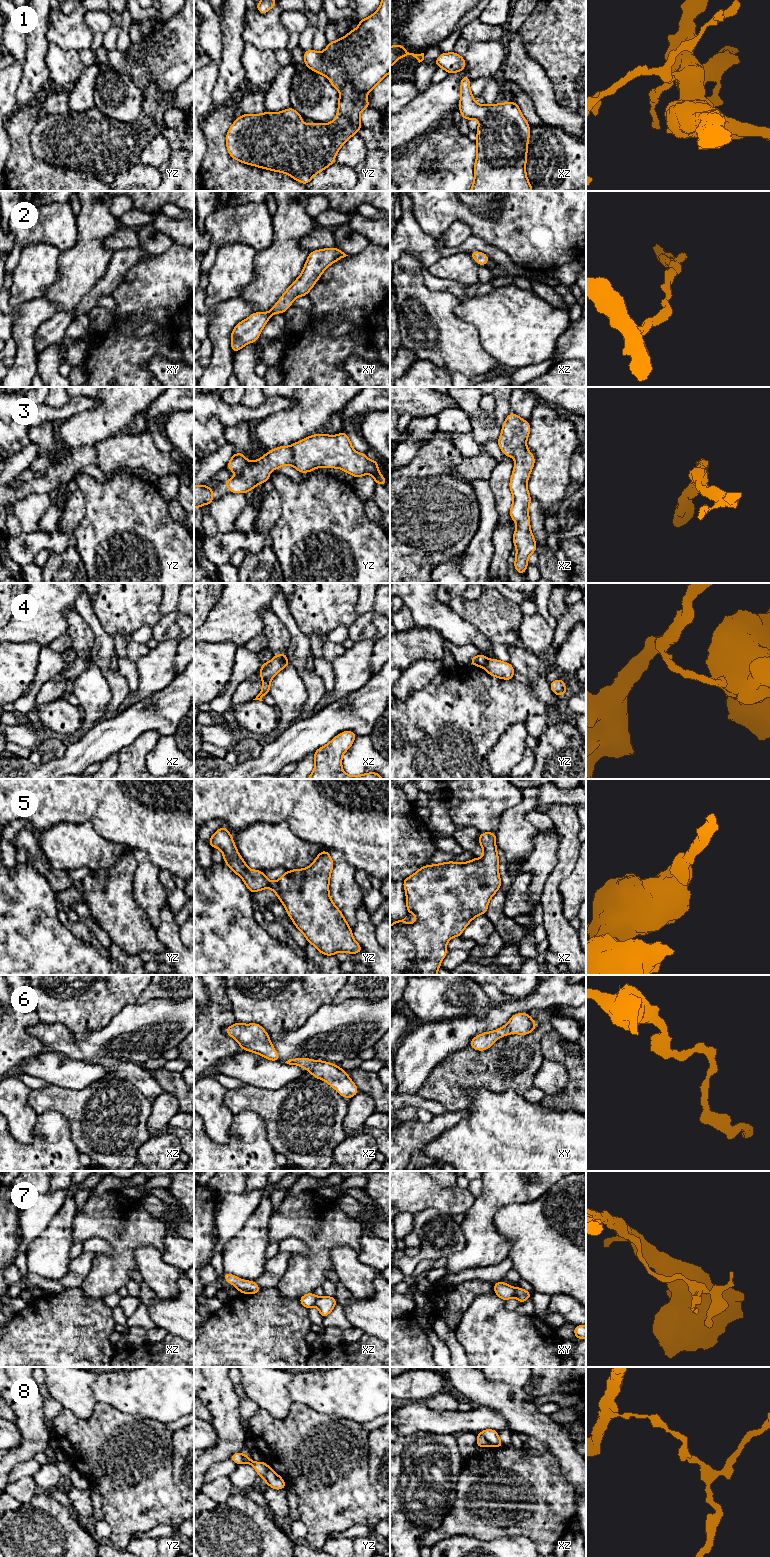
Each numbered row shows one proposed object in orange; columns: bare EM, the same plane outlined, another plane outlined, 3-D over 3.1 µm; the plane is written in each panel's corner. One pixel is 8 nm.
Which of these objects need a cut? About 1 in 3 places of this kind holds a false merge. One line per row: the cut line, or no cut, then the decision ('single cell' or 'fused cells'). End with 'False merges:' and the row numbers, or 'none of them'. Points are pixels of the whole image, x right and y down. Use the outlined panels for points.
1: cut none; single cell
2: cut none; single cell
3: cut none; single cell
4: cut xz (271, 677), (262, 680); fused cells
5: cut none; single cell
6: cut none; single cell
7: cut xy (516, 1288), (513, 1295); fused cells
8: cut xz (479, 1433), (491, 1445); fused cells
False merges: 4, 7, 8

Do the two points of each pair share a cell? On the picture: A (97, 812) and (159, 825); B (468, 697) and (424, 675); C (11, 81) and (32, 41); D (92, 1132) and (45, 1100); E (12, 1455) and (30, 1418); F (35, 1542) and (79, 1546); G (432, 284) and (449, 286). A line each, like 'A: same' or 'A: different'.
A: same
B: different
C: different
D: same
E: same
F: same
G: same

